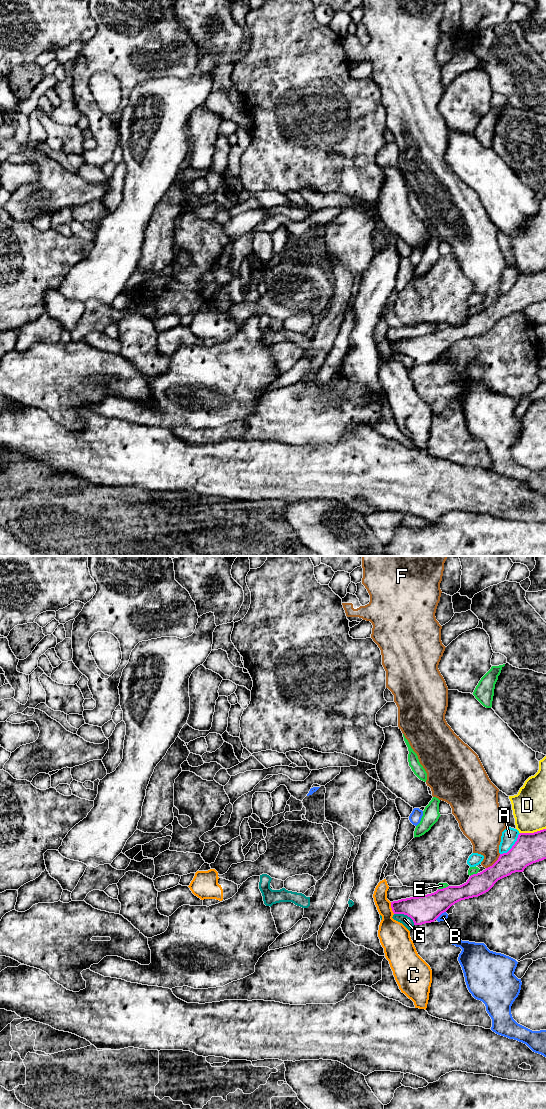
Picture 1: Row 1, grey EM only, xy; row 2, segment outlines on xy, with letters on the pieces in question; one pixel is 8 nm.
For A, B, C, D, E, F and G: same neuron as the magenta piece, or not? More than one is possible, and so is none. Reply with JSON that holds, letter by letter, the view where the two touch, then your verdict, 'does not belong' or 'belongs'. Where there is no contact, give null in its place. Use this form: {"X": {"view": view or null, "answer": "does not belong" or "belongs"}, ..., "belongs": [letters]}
{"A": {"view": "xy", "answer": "does not belong"}, "B": {"view": "xy", "answer": "does not belong"}, "C": {"view": "xy", "answer": "does not belong"}, "D": {"view": "xy", "answer": "does not belong"}, "E": {"view": "xy", "answer": "does not belong"}, "F": {"view": "xy", "answer": "does not belong"}, "G": {"view": "xy", "answer": "does not belong"}, "belongs": []}

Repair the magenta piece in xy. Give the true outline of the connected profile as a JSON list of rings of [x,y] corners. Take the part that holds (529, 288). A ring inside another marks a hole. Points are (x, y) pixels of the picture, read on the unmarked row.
[[[546,269],[534,273],[520,273],[517,281],[507,293],[500,294],[498,300],[492,306],[480,313],[471,315],[466,323],[460,326],[448,326],[438,329],[434,333],[423,336],[393,341],[391,342],[391,348],[394,354],[404,354],[410,357],[414,365],[431,363],[455,343],[478,337],[488,332],[498,320],[515,312],[523,312],[527,306],[544,299],[546,299]]]

